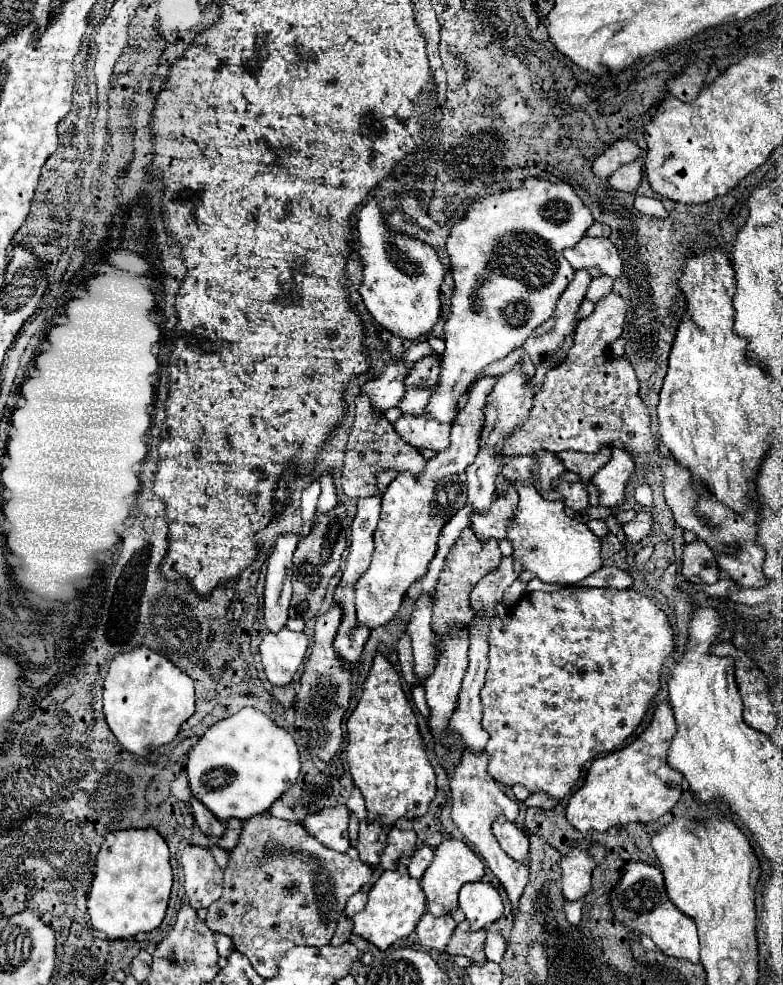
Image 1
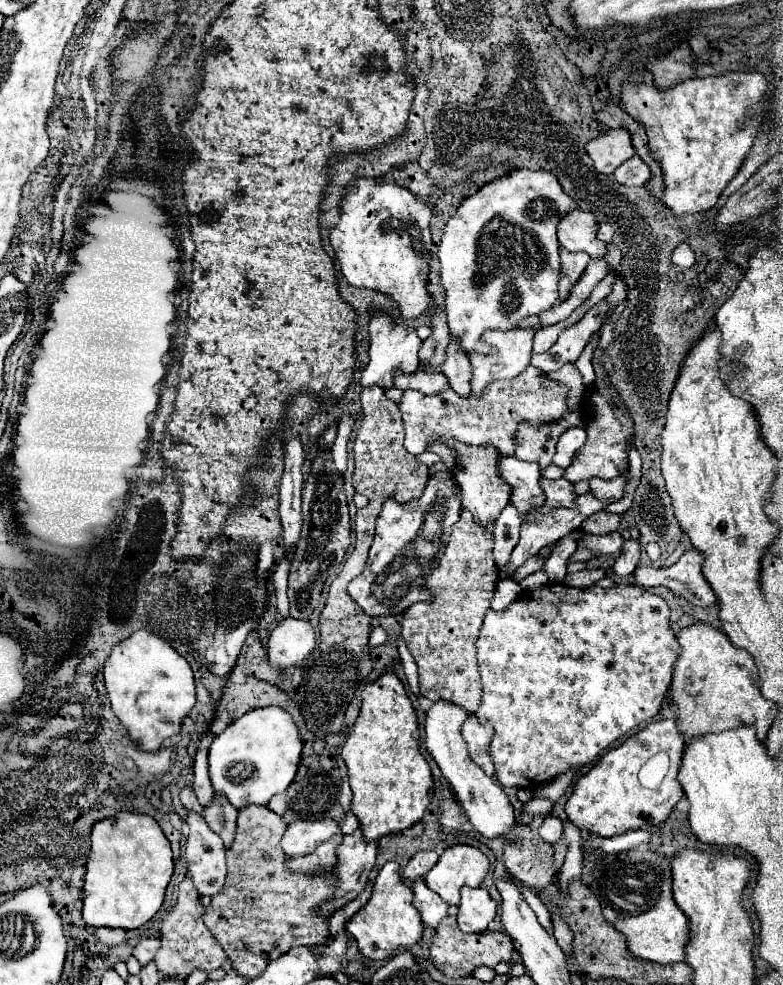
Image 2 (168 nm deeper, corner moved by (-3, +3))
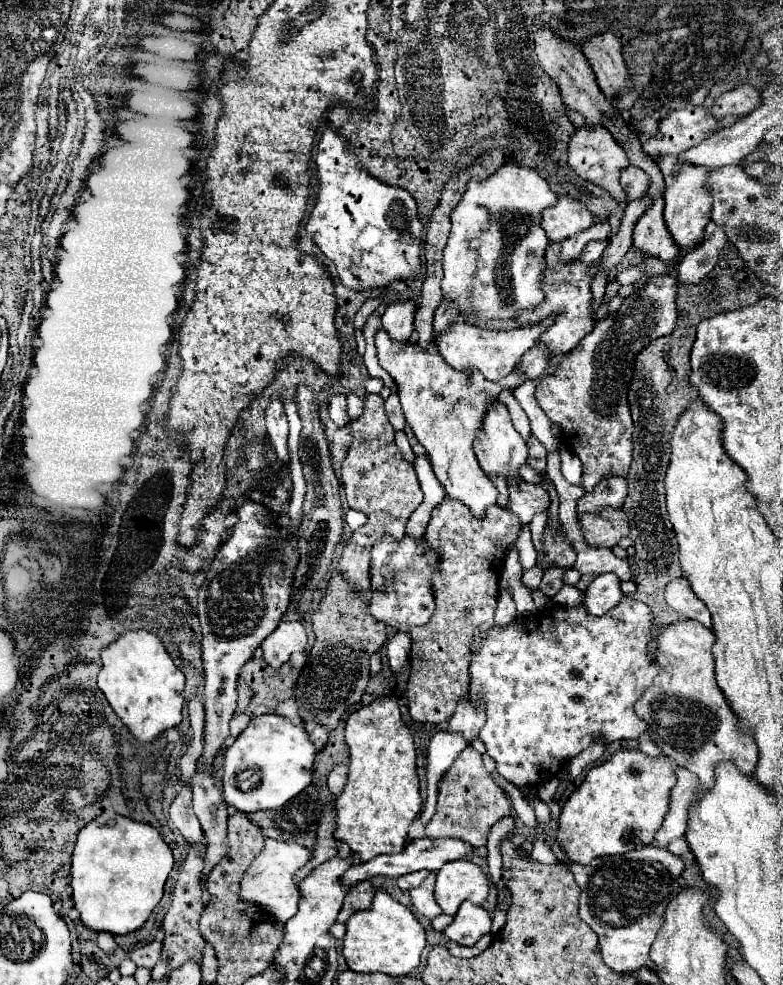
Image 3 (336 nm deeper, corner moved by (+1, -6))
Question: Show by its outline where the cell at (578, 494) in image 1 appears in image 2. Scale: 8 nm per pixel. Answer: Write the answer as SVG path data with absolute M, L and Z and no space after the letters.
M541 478L539 486L545 492L545 504L539 506L541 514L547 514L551 508L557 508L557 506L573 506L575 504L573 484L569 480L565 480L565 478L555 478L555 480Z

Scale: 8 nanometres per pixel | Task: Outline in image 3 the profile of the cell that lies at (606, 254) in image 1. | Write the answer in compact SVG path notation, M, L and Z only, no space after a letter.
M559 197L557 205L543 211L541 225L547 231L551 243L561 243L579 231L589 229L593 225L593 215L585 205L579 205L569 197Z

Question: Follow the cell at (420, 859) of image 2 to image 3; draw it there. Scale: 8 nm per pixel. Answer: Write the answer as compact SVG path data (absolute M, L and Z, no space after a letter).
M415 871L415 873L407 873L407 875L403 875L403 877L399 877L397 879L397 885L401 887L401 889L413 889L413 887L417 887L425 877L429 875L429 871Z

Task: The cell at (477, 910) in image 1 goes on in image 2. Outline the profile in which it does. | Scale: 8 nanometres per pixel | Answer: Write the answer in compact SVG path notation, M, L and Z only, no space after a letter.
M461 888L457 924L463 932L485 932L497 916L497 904L485 888Z

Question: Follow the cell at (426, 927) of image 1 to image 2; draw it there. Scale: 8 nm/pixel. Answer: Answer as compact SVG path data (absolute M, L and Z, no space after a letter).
M419 878L413 882L415 892L415 908L421 912L423 922L431 928L437 928L437 924L447 916L447 902L443 902L433 890L427 888L425 880Z

